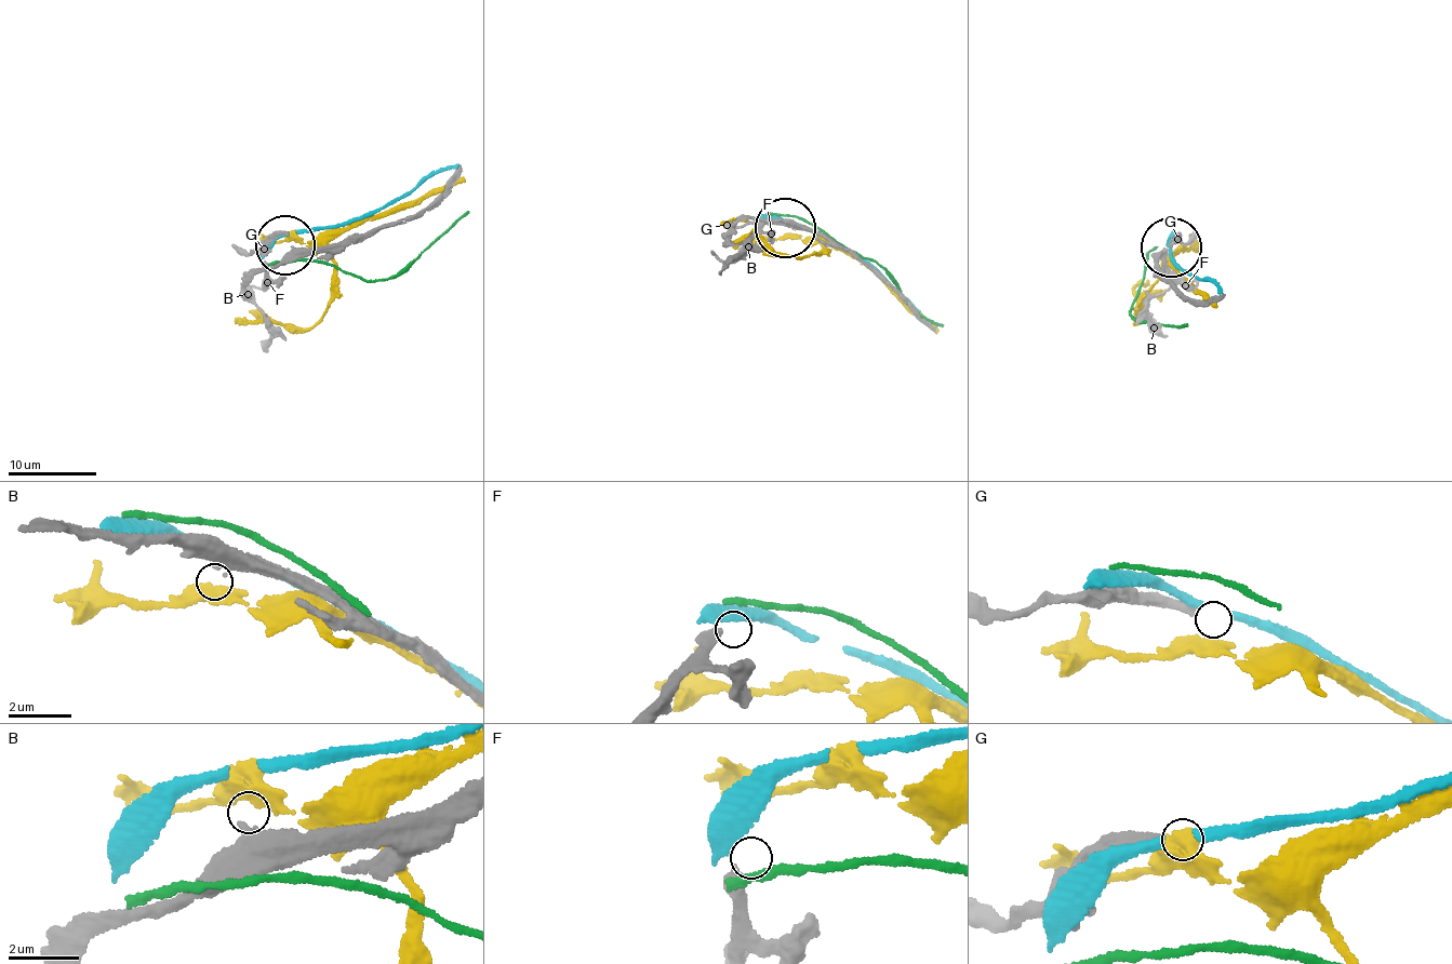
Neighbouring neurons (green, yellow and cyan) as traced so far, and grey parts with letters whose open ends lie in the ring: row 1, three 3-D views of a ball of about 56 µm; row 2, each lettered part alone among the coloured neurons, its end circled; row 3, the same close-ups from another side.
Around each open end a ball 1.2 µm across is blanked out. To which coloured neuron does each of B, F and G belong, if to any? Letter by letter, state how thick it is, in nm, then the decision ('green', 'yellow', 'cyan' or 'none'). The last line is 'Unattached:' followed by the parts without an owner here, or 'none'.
B: 380 nm | none
F: 320 nm | none
G: 320 nm | none
Unattached: B, F, G

